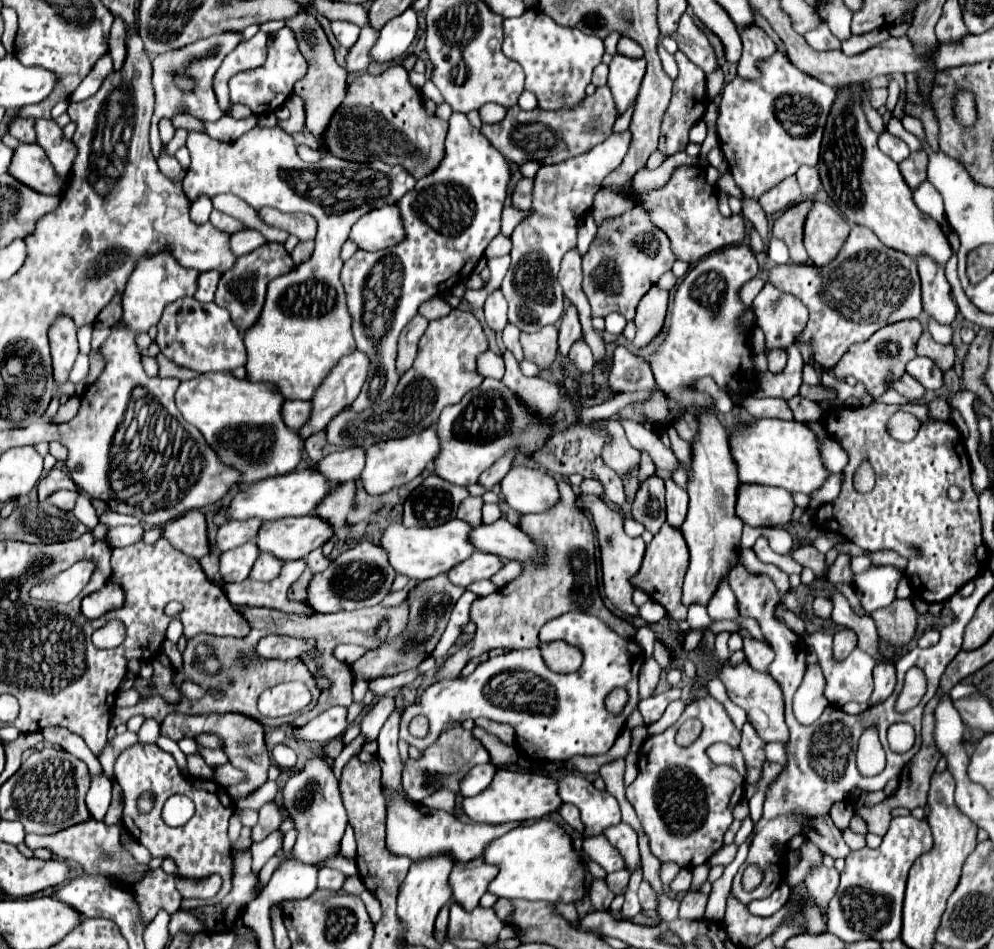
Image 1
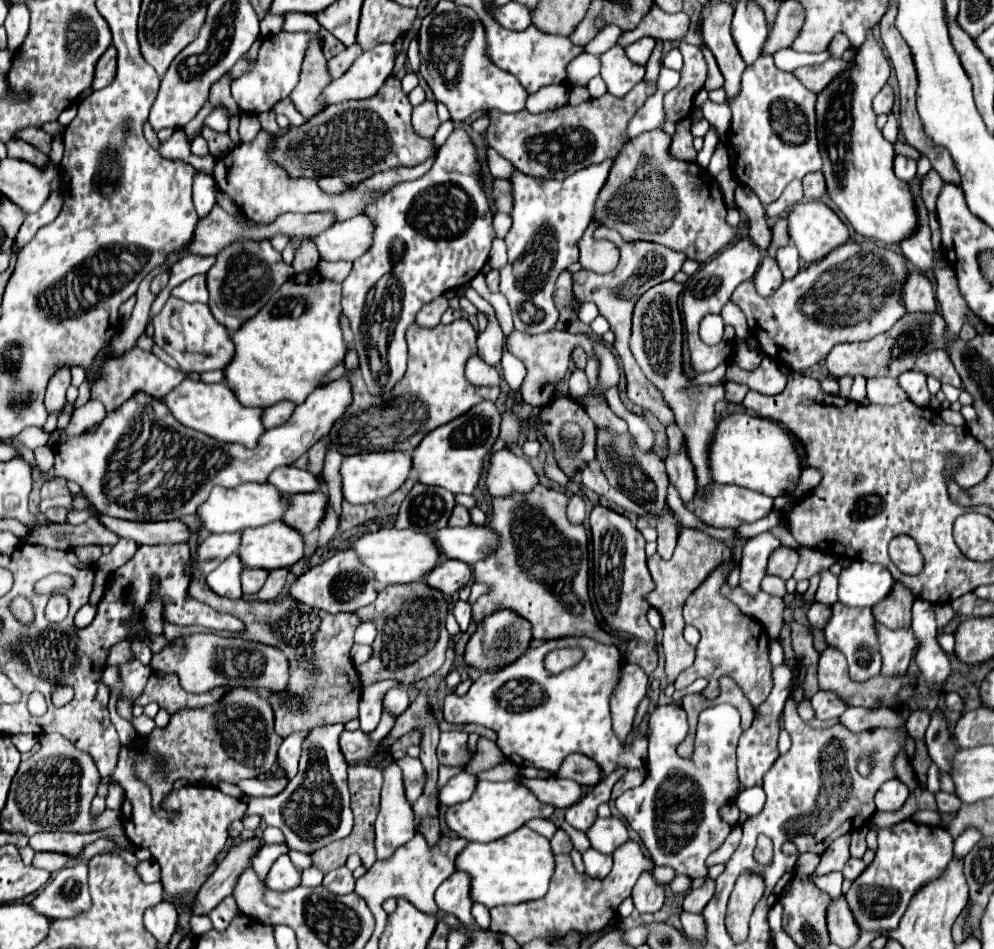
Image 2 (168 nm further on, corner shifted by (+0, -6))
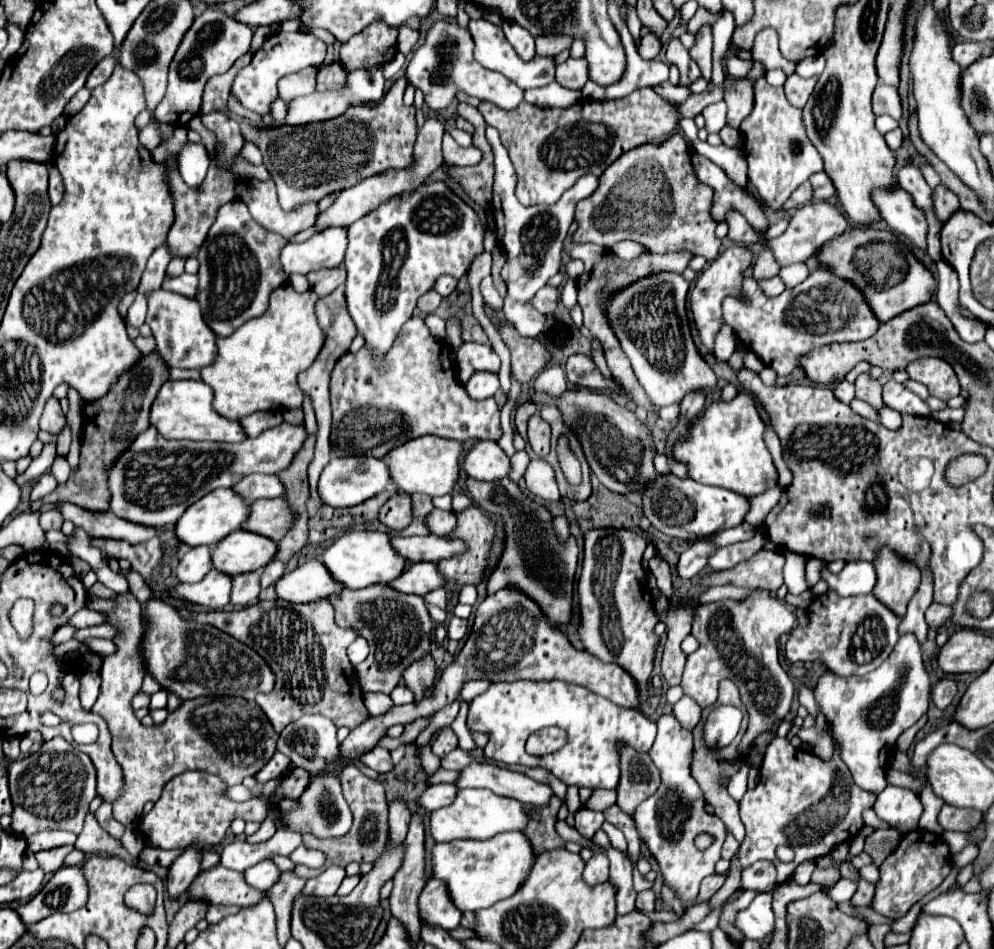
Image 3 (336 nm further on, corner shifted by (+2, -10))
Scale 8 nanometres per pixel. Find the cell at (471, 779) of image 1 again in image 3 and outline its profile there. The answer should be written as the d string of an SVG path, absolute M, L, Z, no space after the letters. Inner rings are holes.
M434 784L434 786L428 786L424 790L424 794L420 796L420 804L434 812L438 808L444 808L444 806L450 806L454 802L458 794L458 786L456 784Z

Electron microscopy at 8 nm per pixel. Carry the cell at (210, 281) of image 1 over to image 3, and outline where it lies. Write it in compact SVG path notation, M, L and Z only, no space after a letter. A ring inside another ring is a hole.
M182 274L178 278L166 278L164 284L162 284L164 290L168 292L176 292L176 294L182 294L182 296L188 296L188 298L194 298L196 292L198 292L198 276L194 274Z

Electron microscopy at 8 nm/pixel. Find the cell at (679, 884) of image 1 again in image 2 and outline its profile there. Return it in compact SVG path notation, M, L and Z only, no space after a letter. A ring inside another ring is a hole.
M654 866L652 876L654 876L654 880L656 880L660 886L668 886L670 880L674 878L674 870L672 870L672 868L666 868L666 866Z

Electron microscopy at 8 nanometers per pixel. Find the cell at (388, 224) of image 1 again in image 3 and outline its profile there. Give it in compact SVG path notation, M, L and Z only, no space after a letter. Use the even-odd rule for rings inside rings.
M326 228L306 242L286 244L280 264L286 274L308 274L320 268L336 268L344 260L348 248L348 228Z

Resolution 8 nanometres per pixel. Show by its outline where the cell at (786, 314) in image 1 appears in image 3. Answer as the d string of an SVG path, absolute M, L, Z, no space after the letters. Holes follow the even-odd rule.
M778 276L766 278L766 280L758 280L758 284L760 284L760 288L762 288L762 292L766 296L778 296L778 294L784 292L784 282Z

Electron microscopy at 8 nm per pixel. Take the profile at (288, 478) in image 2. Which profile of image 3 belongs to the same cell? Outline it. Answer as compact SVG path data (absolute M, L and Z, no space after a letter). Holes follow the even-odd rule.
M264 474L248 476L246 480L240 482L240 486L234 486L234 488L242 496L246 496L248 500L278 498L278 496L286 494L286 490L284 490L284 486L282 486L282 482L280 482L280 478L276 474L272 474L272 476L264 476Z

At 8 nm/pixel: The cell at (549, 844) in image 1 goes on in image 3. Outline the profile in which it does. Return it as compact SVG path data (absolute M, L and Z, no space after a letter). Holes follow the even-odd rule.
M504 832L492 840L454 840L452 844L436 844L432 848L434 878L448 884L448 892L462 912L476 912L514 896L528 880L536 852L522 832Z

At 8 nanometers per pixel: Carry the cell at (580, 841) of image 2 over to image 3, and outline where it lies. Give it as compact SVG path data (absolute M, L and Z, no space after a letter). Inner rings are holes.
M574 785L568 787L565 804L567 805L569 810L569 815L566 818L566 822L573 827L575 824L574 814L582 806L582 803L579 797L579 787Z

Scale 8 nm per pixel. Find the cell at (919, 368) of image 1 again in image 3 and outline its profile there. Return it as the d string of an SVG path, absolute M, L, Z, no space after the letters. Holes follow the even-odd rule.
M888 380L884 386L884 404L896 412L908 412L912 416L930 416L932 410L928 404L916 396L912 390L908 390L904 384L896 380Z

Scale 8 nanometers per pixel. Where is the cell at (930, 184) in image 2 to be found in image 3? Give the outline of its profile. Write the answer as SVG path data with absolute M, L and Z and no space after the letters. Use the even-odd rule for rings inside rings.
M942 184L932 190L932 204L934 204L934 216L936 216L940 222L948 220L948 216L960 208L960 204L958 204L958 200L956 200L956 194L950 192L950 190L948 190L946 186L942 186Z

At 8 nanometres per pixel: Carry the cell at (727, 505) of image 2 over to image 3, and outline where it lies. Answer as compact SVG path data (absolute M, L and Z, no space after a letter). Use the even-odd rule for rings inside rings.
M670 474L670 476L658 476L656 482L646 486L642 498L642 510L644 516L652 522L652 526L662 534L682 538L682 540L694 540L694 536L704 538L720 530L742 524L750 510L750 500L726 488L704 486L694 482L692 478L680 480L674 474Z

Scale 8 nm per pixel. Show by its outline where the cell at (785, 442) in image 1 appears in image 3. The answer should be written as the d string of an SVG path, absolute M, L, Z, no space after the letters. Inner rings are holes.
M738 394L732 402L710 404L706 412L694 420L688 436L676 444L674 454L690 466L692 480L754 498L778 484L776 466L764 442L764 432L766 424L752 404L752 396Z

